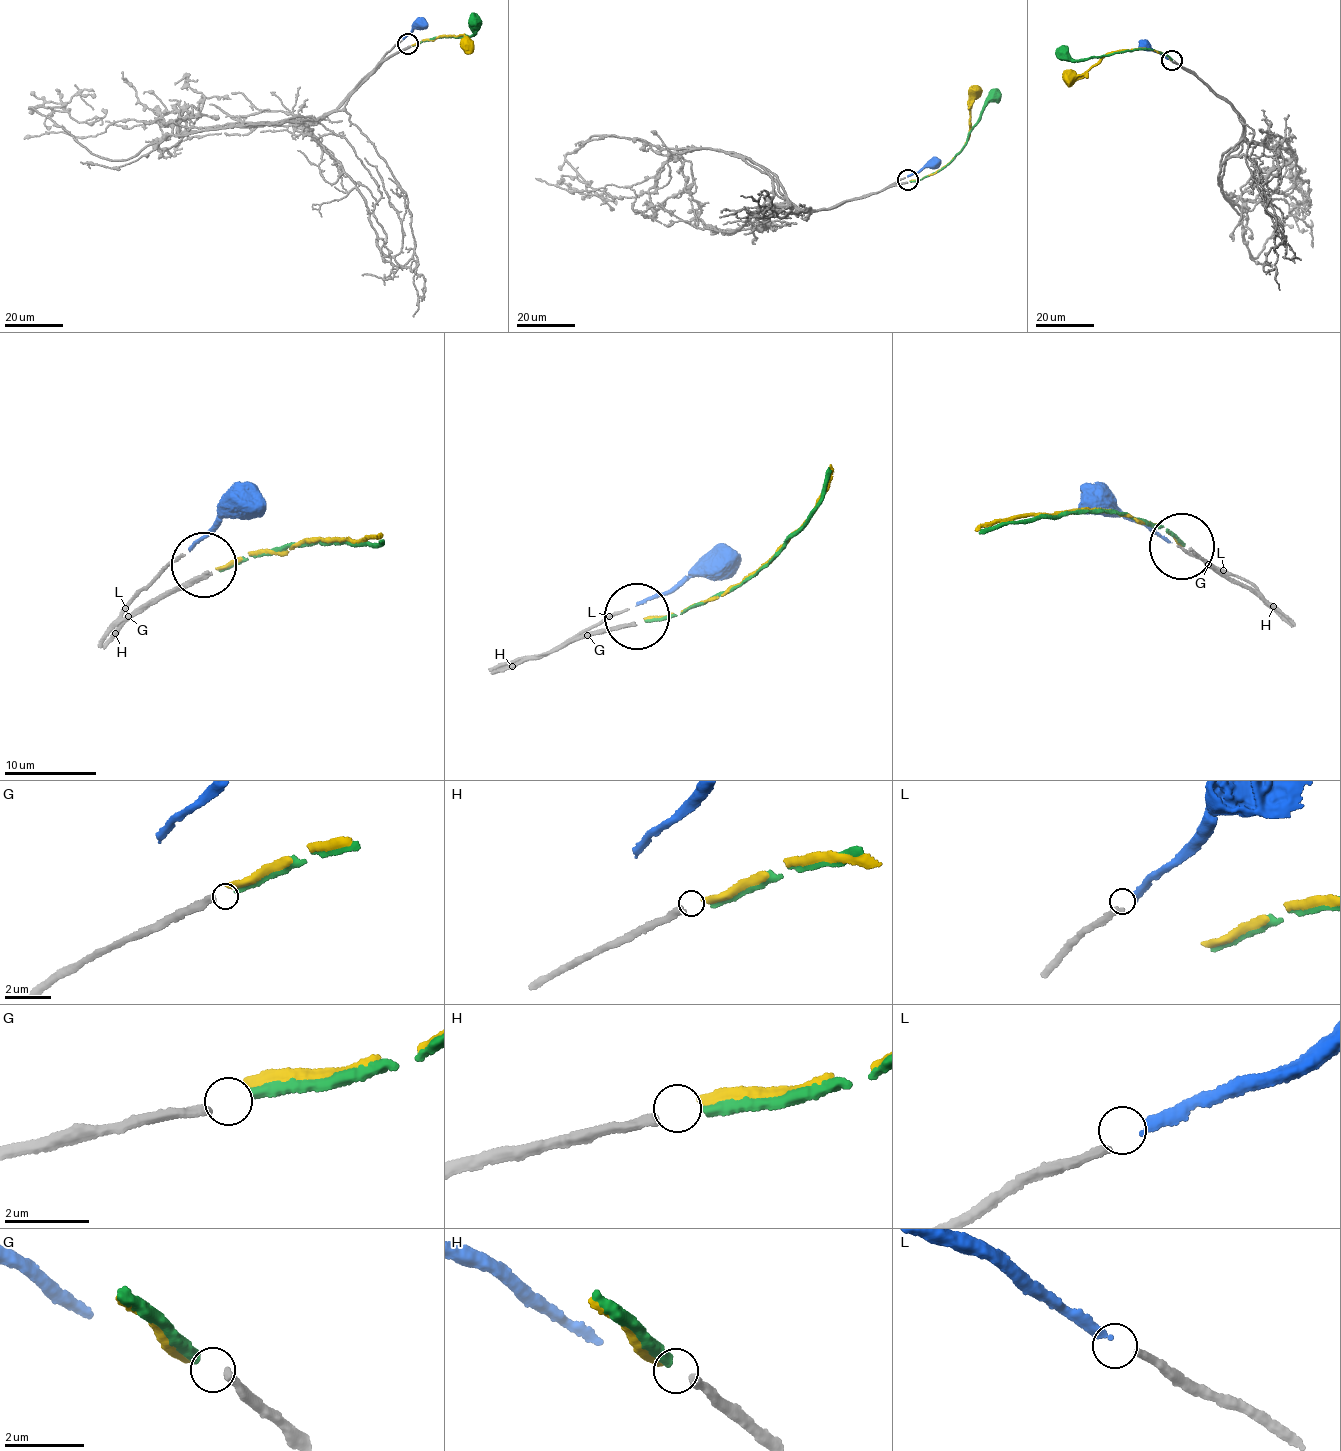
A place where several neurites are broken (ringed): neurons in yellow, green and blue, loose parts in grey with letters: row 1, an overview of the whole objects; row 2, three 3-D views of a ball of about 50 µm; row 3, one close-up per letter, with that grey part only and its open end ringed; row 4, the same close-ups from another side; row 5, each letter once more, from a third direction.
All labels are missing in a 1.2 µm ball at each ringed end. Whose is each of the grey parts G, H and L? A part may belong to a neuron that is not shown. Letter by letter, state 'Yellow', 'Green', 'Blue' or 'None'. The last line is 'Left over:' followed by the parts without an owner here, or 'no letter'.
G: Green
H: Yellow
L: Blue
Left over: no letter

